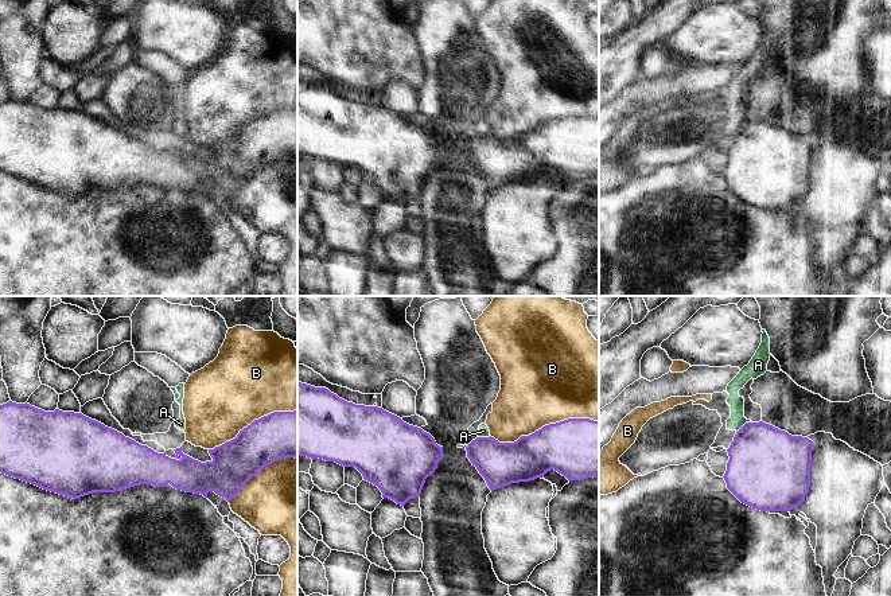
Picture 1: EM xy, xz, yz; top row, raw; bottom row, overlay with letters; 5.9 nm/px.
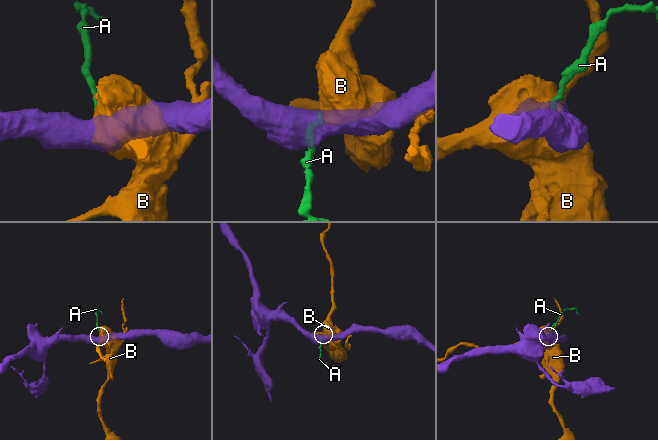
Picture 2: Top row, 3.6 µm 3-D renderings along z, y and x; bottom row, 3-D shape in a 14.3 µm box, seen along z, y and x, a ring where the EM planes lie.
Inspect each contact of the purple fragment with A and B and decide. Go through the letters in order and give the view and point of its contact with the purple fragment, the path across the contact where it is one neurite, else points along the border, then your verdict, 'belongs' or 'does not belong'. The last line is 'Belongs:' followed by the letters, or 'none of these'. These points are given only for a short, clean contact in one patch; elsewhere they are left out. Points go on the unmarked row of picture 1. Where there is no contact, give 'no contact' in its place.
A: contact yz (743, 124); border yz (751, 120), (747, 120), (736, 131); does not belong
B: contact xz (545, 124); does not belong
Belongs: none of these

